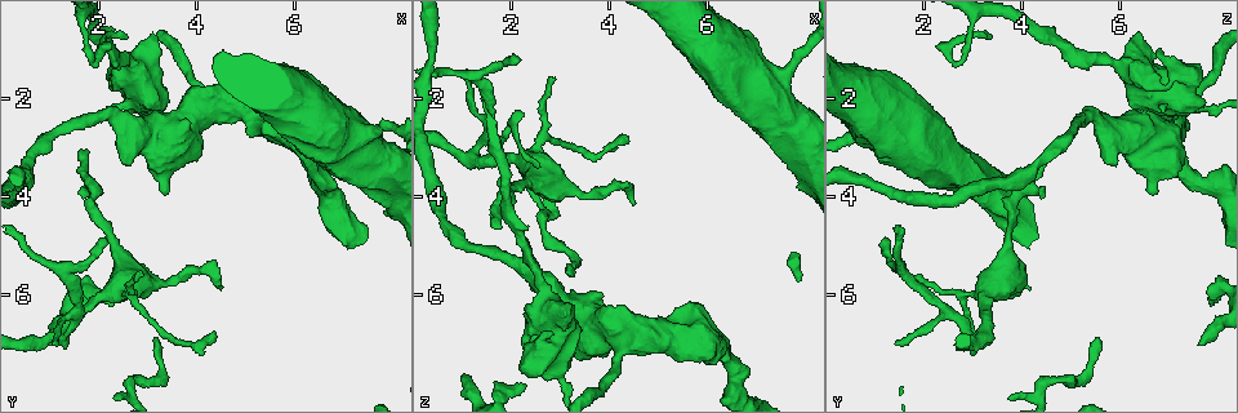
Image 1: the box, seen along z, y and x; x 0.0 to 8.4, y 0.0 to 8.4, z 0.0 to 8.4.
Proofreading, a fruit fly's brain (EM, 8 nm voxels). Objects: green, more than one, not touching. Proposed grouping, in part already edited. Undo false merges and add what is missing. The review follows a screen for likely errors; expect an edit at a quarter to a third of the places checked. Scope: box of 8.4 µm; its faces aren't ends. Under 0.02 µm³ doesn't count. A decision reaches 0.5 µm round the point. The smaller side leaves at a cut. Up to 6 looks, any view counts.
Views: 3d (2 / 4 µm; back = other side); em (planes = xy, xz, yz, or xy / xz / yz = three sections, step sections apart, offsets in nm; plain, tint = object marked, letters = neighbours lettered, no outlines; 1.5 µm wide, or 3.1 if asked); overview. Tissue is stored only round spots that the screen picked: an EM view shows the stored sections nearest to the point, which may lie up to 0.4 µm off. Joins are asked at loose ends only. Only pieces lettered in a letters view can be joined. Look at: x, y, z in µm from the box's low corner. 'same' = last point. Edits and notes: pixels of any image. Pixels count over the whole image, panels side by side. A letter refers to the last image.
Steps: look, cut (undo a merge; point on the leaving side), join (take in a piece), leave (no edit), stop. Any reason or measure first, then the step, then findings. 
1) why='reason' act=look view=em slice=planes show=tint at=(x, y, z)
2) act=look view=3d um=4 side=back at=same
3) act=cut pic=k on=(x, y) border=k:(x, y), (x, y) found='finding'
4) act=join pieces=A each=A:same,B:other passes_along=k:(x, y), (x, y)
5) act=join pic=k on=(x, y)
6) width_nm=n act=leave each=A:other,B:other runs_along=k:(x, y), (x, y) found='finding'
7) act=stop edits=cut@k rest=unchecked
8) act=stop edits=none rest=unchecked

why='branch stops here' act=look view=em slice=planes show=tint at=(1.00, 7.00, 7.65)

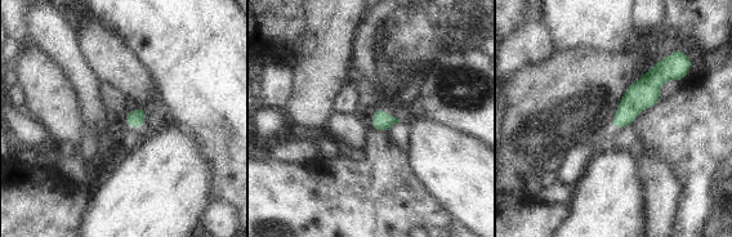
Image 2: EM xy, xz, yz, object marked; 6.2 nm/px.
why='see the neighbours' act=look view=em slice=planes show=letters at=same

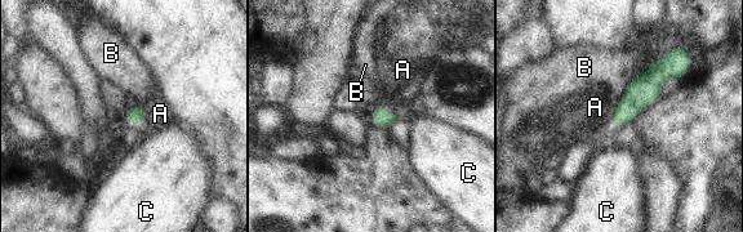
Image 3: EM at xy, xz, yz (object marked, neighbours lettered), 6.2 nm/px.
act=leave each=A:other,B:other,C:other runs_along=3:(667, 61), (666, 66), (615, 121) found='none of them fits'

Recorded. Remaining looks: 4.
why='tapers out' act=look view=em slice=planes show=letters at=(3.10, 6.90, 5.50)

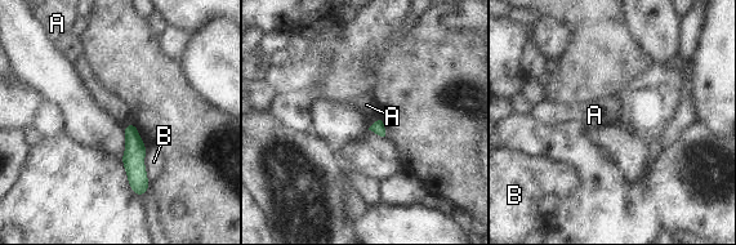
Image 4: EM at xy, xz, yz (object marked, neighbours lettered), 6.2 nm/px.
act=leave each=A:other,B:other runs_along=4:(130, 127), (139, 192) found='no lettered piece goes on from it'

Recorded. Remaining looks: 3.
why='branch stops here' act=look view=em slice=planes show=plain at=(3.15, 0.75, 6.45)

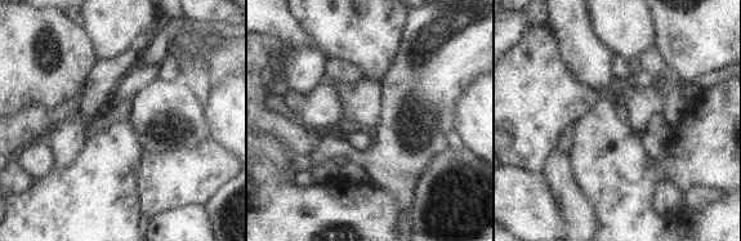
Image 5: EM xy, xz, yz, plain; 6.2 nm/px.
why='with the object marked' act=look view=em slice=planes show=tint at=same

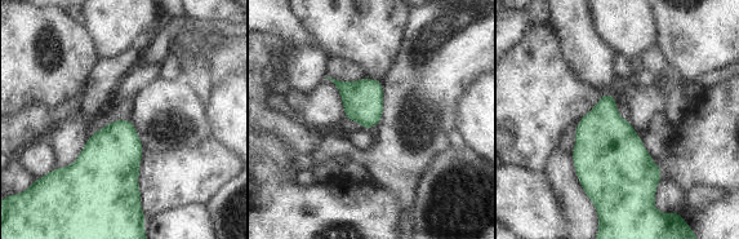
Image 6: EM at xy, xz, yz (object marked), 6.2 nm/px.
why='see the neighbours' act=look view=em slice=planes show=letters at=same

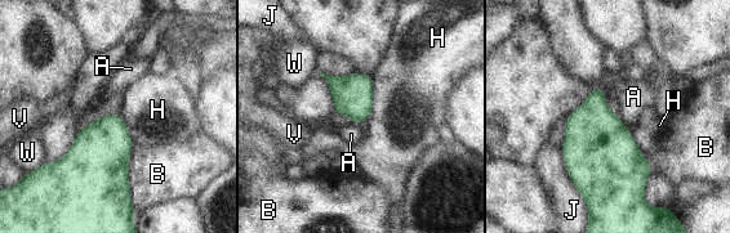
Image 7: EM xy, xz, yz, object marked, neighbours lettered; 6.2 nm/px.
act=leave each=A:other,B:other,H:other,J:other,V:other,W:other border=7:(370, 75), (372, 115), (366, 120) found='no lettered piece goes on from it'

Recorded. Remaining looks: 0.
act=stop edits=none rest=unchecked

